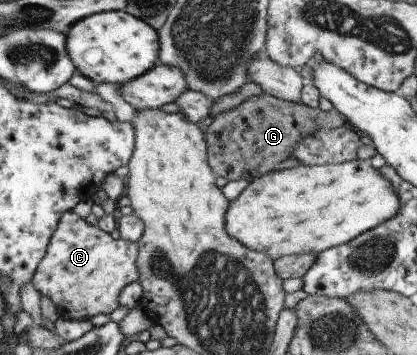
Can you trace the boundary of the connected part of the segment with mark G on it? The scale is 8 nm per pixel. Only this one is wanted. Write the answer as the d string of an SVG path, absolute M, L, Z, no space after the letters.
M262 95L245 100L237 107L221 112L205 125L210 153L210 165L214 172L227 181L245 179L252 182L289 159L297 149L297 143L321 129L339 129L347 121L334 107L329 111L313 109L290 99Z

